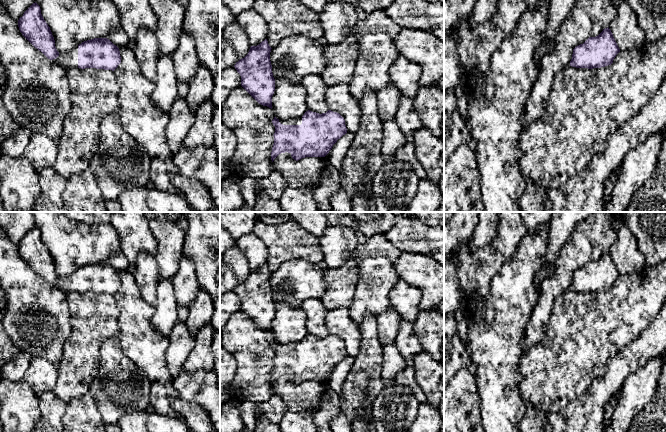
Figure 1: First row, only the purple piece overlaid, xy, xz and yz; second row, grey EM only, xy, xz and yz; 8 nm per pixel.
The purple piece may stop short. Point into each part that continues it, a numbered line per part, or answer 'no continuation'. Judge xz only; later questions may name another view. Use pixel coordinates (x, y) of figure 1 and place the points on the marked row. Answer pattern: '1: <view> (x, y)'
1: xz (298, 120)

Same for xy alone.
1: xy (67, 60)

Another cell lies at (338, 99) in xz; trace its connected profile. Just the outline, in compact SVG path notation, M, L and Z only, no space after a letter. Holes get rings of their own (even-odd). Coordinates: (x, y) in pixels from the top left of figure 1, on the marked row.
M348 84L327 87L325 102L329 110L339 113L345 120L347 132L355 135L360 126L361 109L349 92Z

